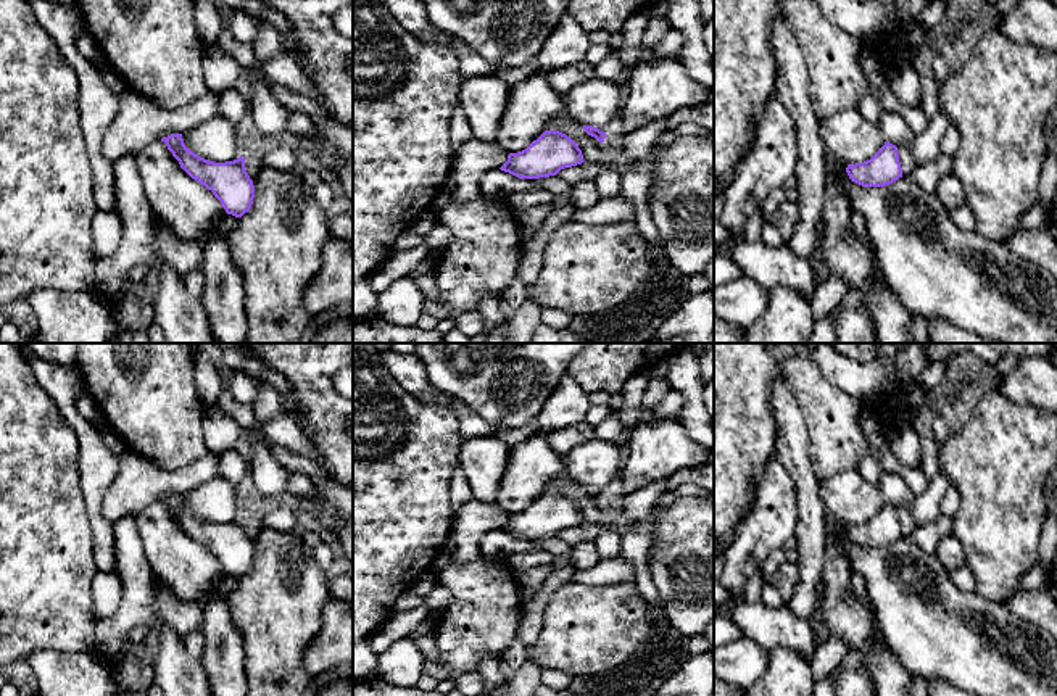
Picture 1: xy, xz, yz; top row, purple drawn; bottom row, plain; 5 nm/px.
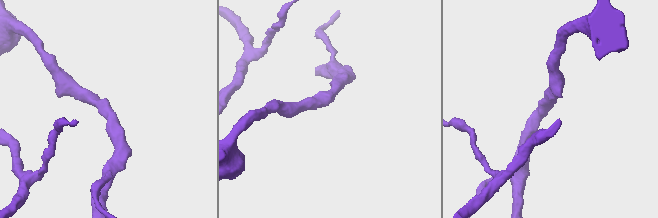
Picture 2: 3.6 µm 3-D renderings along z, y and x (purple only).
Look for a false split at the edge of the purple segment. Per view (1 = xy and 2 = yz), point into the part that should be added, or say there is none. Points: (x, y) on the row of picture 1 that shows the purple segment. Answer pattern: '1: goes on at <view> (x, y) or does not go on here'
1: does not go on here
2: does not go on here

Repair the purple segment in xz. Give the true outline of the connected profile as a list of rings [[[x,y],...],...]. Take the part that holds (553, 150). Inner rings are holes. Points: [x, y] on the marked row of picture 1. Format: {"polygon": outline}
{"polygon": [[[545,130],[525,150],[509,153],[499,169],[519,179],[540,179],[583,161],[582,150],[570,137],[559,130]]]}

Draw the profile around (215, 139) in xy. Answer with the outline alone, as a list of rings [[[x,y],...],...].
[[[219,114],[182,134],[184,143],[195,155],[226,163],[242,156],[237,140],[237,122]]]

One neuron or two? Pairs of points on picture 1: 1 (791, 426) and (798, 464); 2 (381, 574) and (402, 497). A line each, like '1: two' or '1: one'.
1: one
2: one

